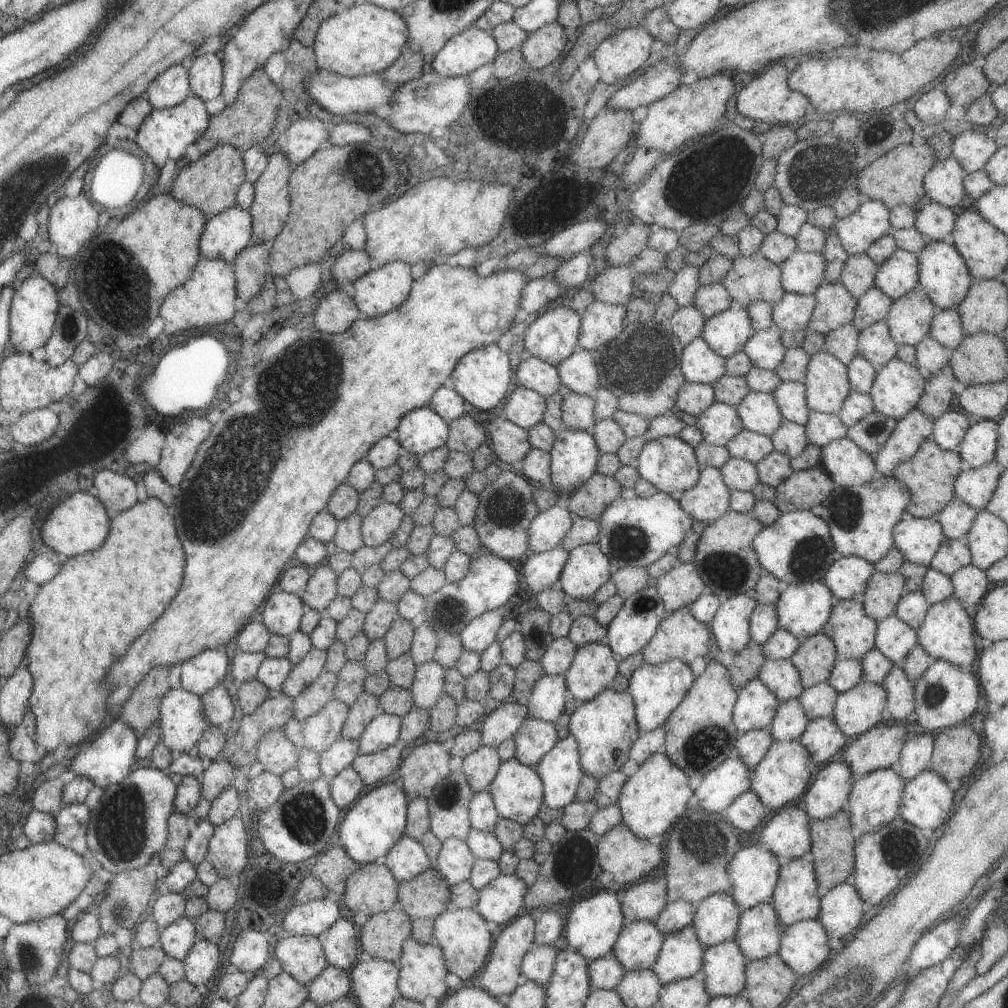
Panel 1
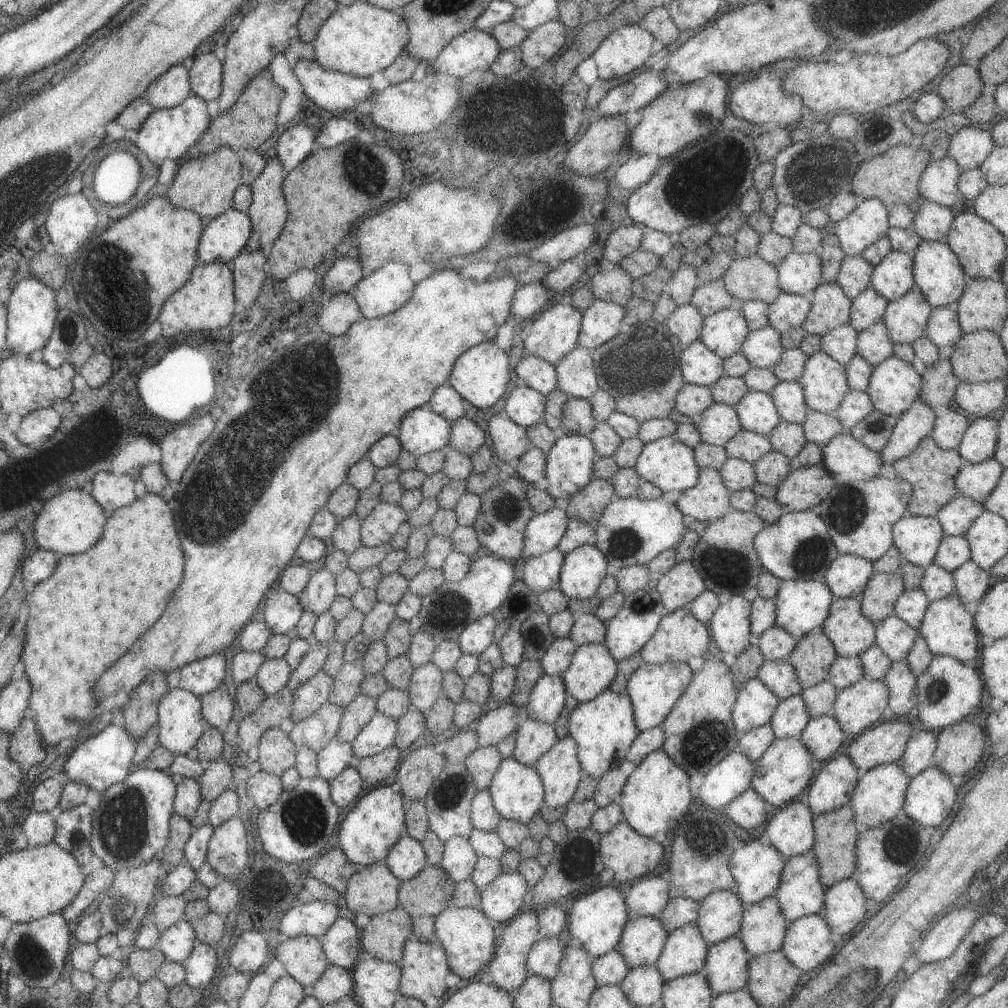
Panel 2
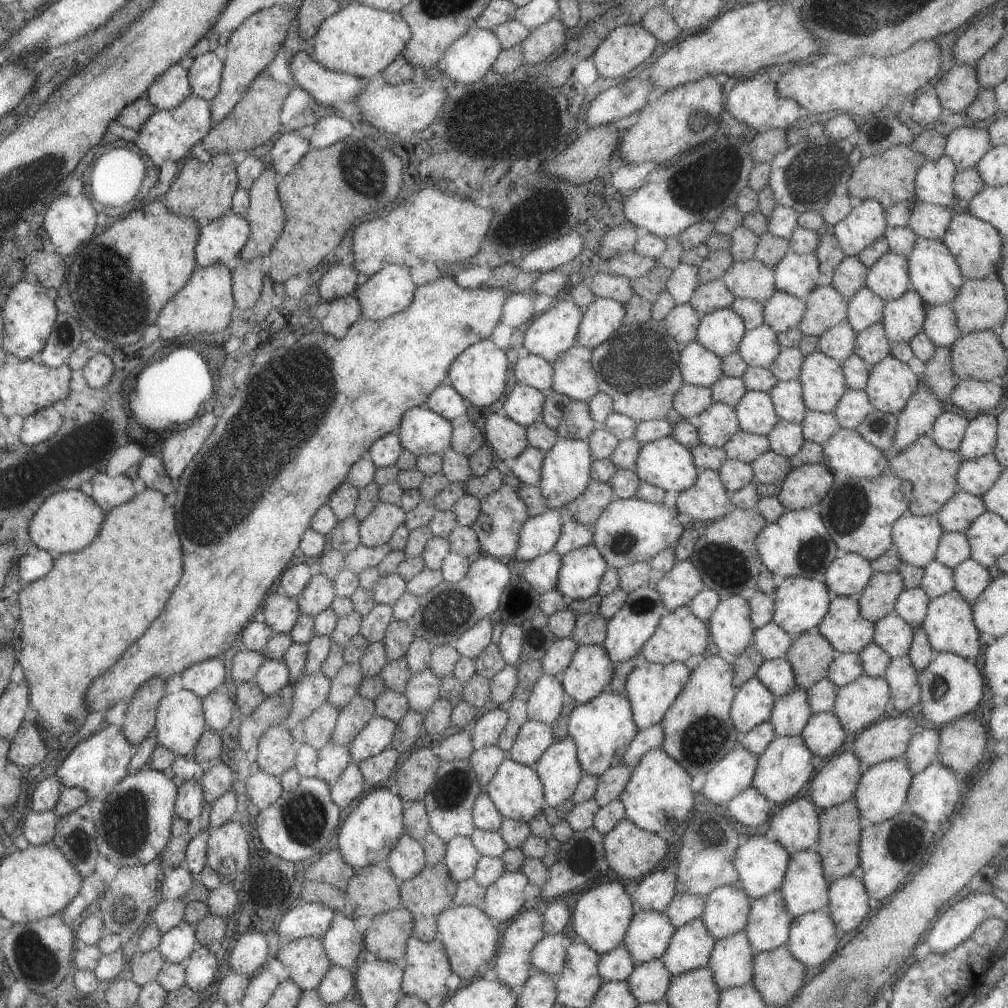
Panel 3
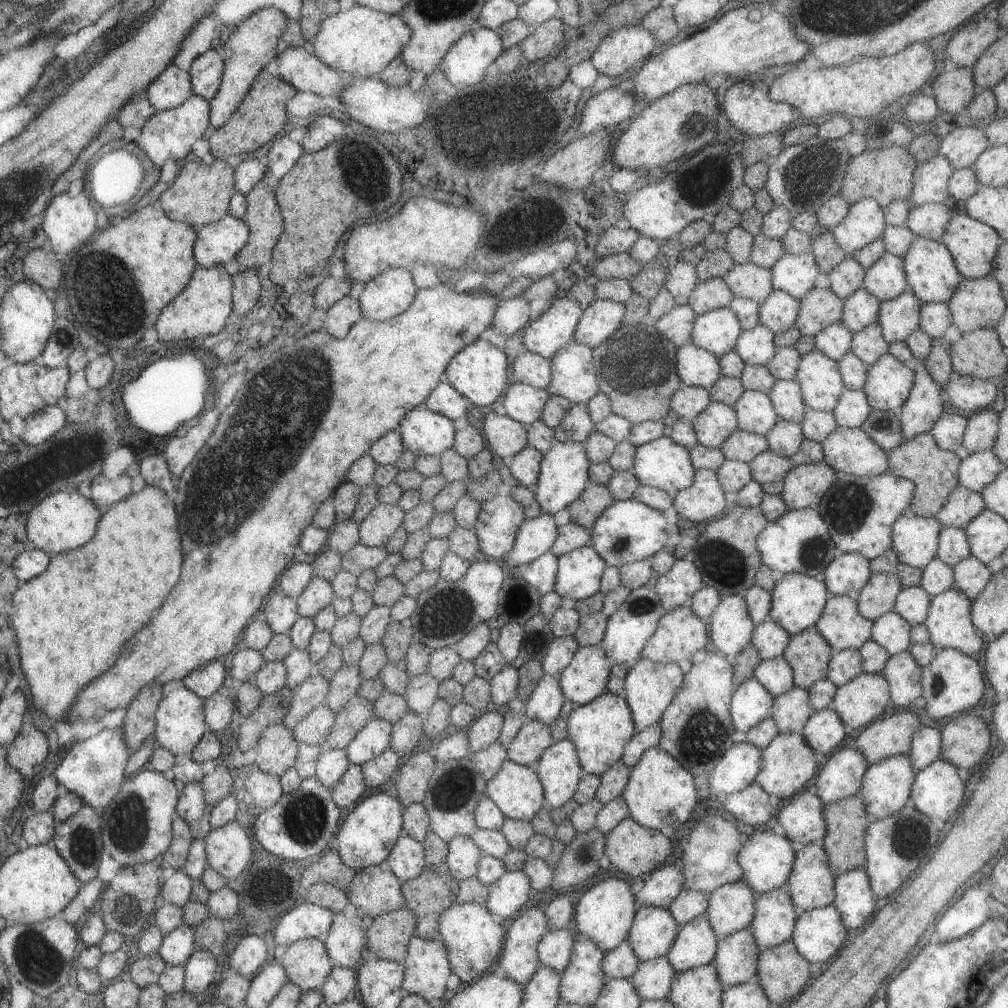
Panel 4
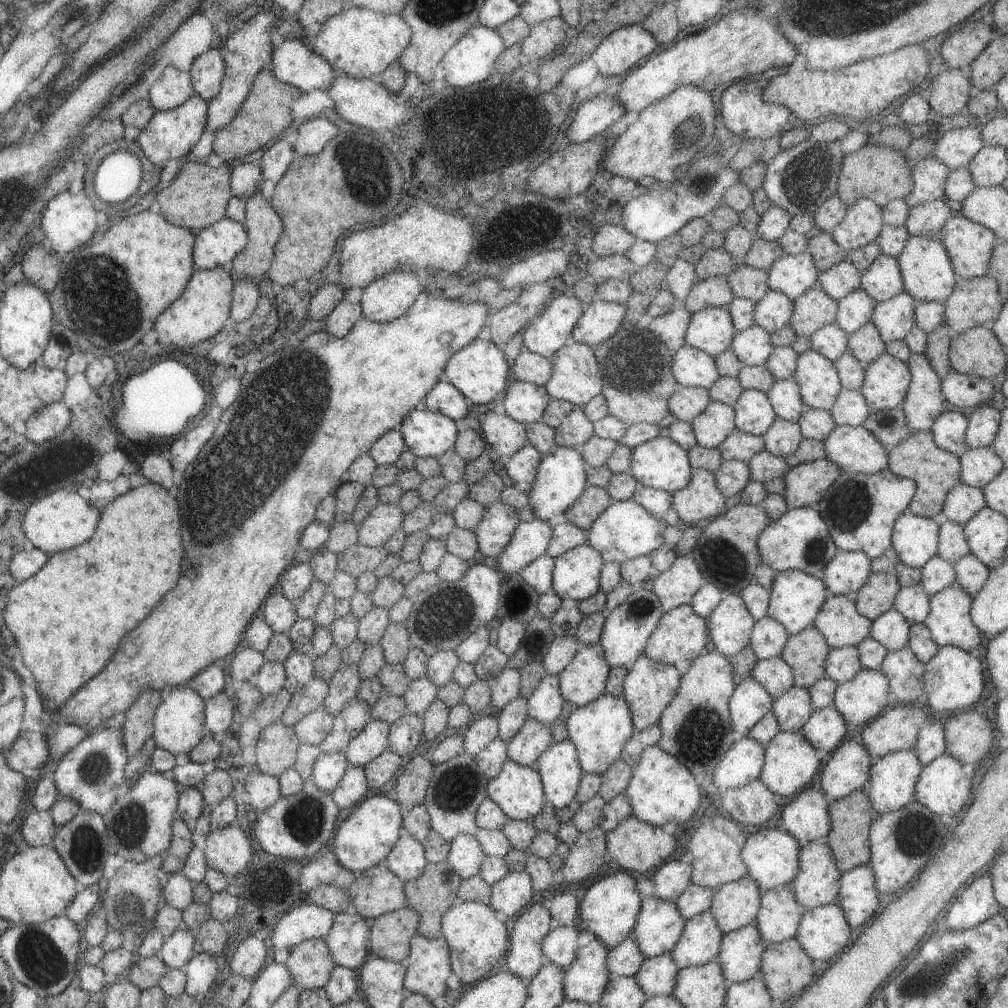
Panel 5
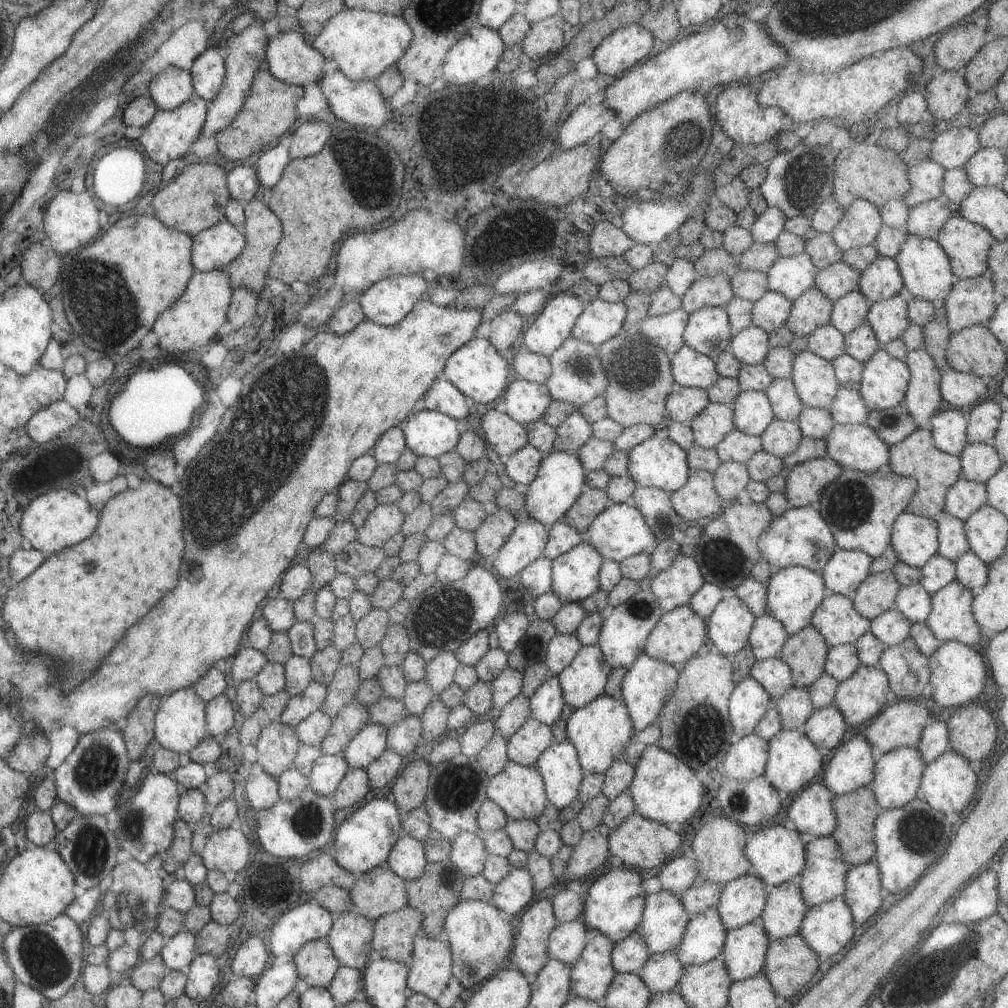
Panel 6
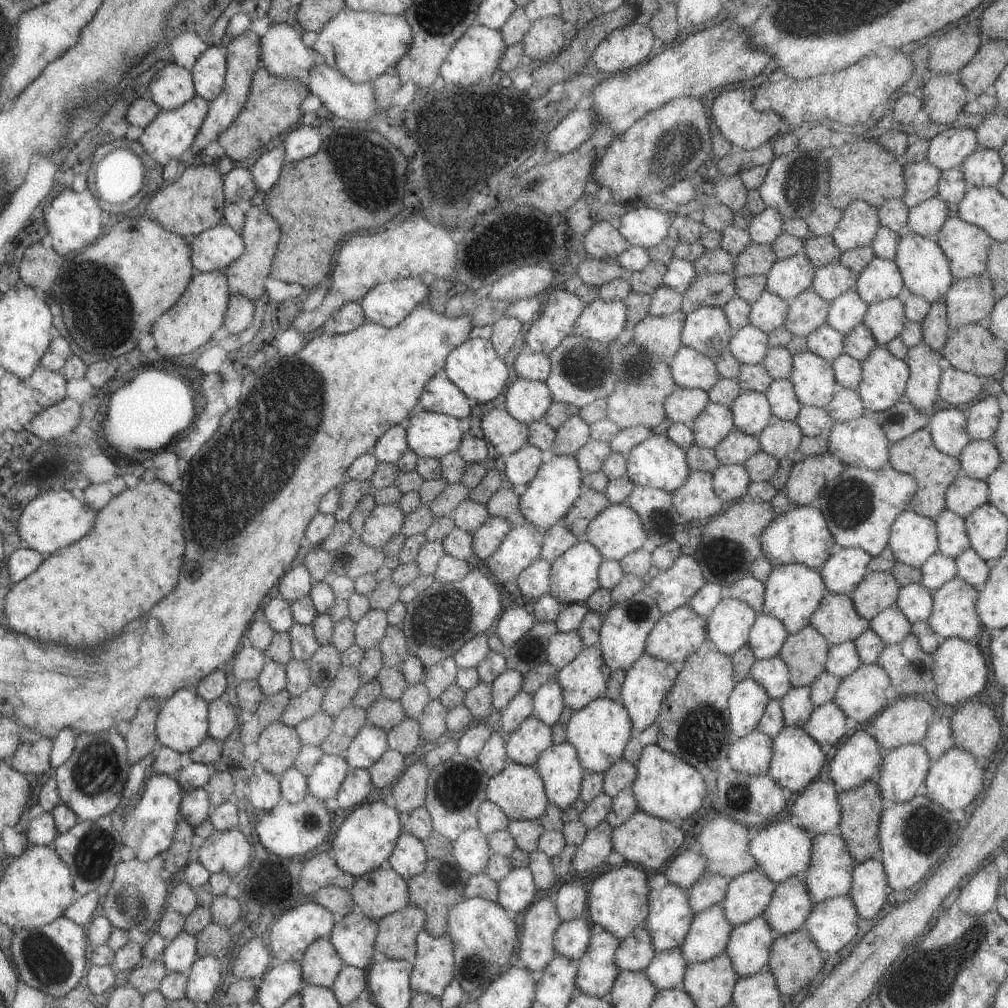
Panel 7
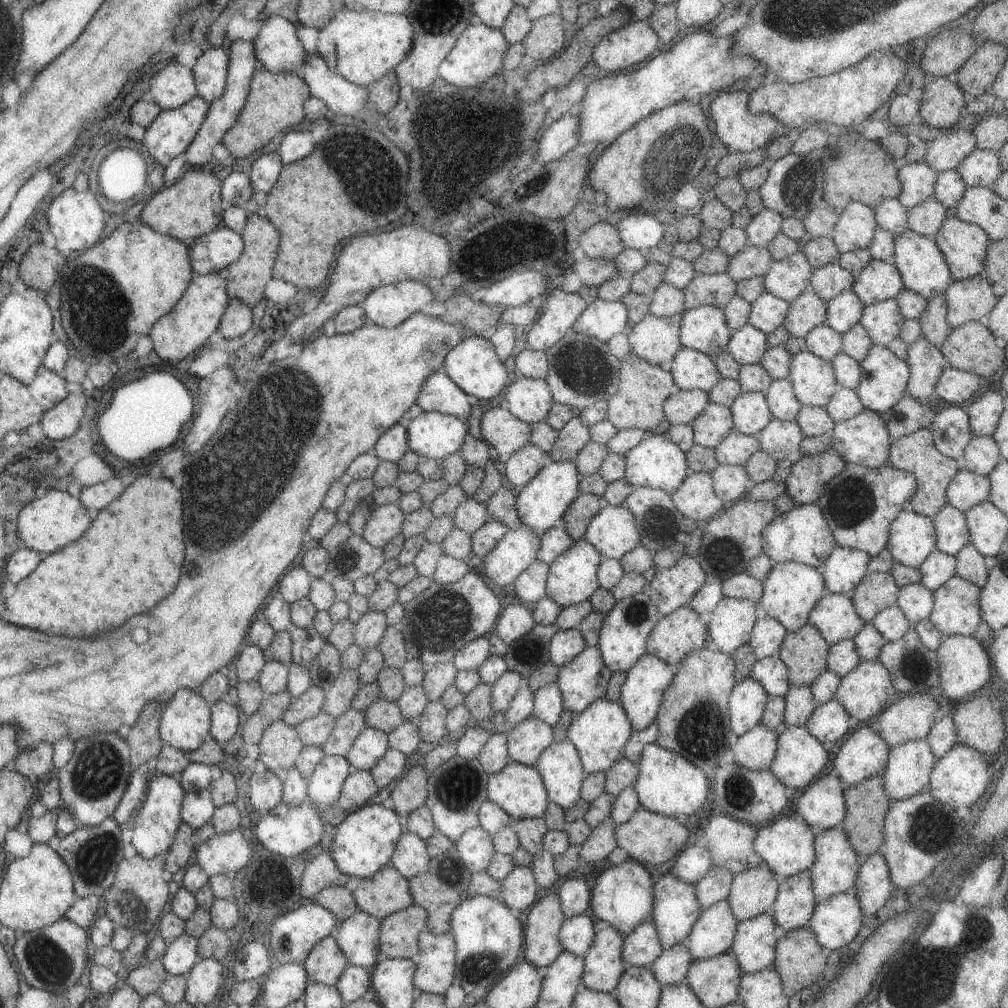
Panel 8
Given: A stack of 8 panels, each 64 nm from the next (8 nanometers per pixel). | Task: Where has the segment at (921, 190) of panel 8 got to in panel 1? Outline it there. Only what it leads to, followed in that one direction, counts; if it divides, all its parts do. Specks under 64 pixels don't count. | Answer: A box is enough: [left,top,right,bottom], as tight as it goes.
[922,155,966,208]

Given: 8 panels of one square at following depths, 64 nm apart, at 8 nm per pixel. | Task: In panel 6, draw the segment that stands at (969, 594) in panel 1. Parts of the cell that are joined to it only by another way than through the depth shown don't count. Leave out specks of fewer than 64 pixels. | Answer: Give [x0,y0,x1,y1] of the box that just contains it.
[954,551,988,591]

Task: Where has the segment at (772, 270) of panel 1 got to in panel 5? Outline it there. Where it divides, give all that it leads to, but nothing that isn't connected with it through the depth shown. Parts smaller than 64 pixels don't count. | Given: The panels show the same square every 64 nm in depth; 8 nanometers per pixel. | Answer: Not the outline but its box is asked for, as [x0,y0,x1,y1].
[727,263,767,302]

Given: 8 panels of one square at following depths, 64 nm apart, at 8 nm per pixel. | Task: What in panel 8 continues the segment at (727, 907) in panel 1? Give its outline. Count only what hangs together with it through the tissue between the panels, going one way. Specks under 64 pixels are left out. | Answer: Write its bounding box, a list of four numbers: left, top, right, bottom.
[725,863,782,922]

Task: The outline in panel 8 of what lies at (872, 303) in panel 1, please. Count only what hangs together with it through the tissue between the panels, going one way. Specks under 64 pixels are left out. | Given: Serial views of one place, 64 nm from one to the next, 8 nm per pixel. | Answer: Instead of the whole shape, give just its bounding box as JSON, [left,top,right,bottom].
[823,289,864,335]

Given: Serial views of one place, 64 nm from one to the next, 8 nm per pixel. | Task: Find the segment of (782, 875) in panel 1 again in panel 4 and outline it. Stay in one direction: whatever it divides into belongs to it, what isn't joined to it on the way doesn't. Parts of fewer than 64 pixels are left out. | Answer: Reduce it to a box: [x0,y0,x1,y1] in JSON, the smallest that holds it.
[784,842,835,911]

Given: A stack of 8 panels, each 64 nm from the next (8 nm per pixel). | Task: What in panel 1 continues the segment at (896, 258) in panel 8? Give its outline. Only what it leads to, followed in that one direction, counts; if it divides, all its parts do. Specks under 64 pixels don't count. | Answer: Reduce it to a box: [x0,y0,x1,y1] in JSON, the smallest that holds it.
[917,240,971,310]

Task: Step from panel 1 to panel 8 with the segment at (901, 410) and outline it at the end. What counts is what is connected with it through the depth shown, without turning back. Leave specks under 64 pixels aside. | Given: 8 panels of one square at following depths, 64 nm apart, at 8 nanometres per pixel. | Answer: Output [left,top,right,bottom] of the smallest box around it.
[854,345,909,413]

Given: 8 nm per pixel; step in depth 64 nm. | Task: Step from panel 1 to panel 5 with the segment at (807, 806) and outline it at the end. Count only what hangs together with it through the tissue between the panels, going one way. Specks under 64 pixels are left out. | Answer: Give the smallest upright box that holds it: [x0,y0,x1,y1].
[819,735,872,802]

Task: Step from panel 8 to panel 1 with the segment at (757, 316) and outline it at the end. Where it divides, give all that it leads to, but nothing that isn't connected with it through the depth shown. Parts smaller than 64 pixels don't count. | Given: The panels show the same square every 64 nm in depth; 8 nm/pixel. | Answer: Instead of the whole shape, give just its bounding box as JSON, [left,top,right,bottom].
[771,293,813,331]

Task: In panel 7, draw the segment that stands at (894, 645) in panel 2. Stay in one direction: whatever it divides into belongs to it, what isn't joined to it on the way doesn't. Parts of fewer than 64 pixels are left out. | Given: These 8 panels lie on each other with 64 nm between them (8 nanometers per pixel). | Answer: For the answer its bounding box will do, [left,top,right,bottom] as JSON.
[868,604,911,645]

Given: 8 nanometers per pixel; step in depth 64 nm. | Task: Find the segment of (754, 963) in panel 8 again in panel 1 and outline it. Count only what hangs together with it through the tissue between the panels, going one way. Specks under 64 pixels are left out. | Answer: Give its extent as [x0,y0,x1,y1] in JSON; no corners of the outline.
[699,939,746,998]

